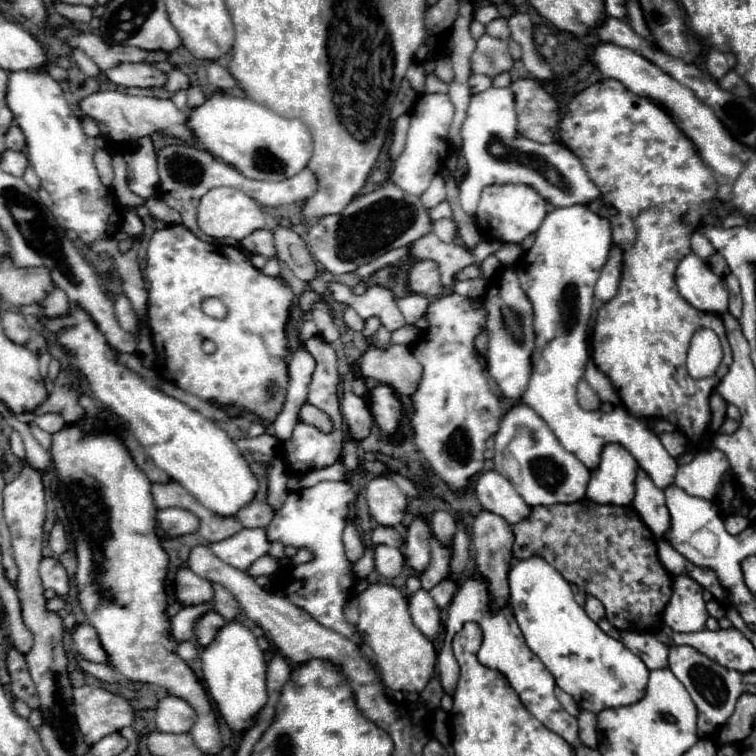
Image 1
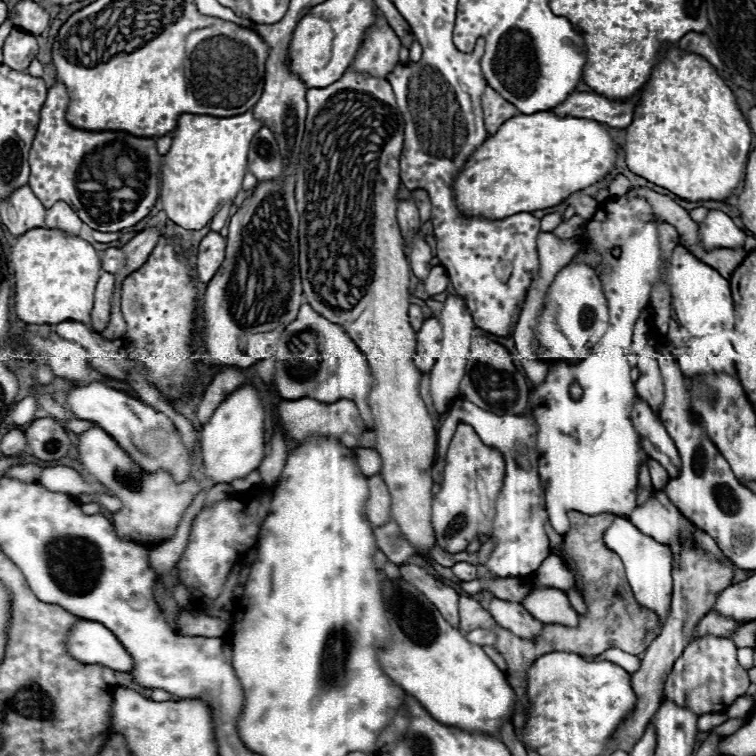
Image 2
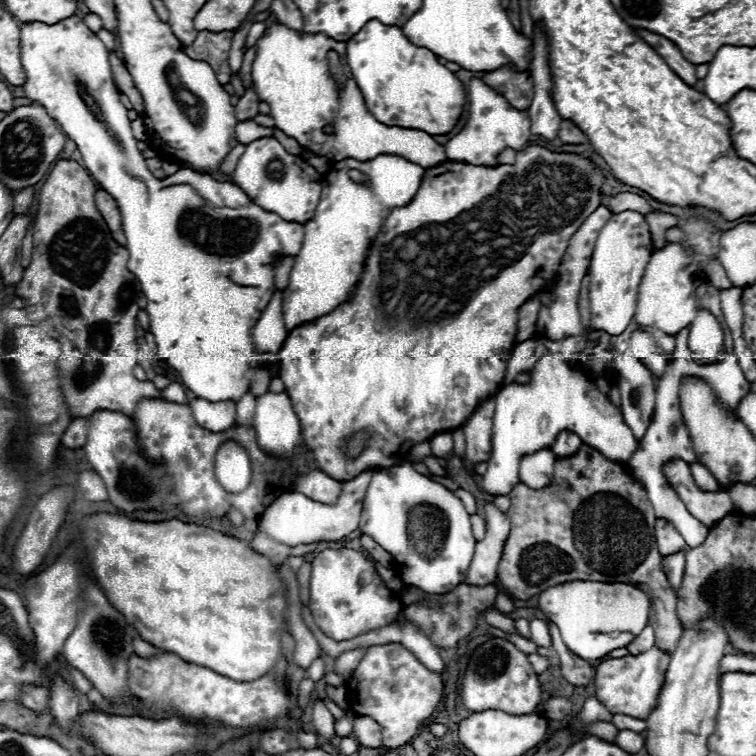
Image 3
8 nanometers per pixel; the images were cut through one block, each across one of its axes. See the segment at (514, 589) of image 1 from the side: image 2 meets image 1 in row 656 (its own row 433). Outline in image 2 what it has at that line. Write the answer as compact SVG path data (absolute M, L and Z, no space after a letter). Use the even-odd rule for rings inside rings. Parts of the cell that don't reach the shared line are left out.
M636 188L606 202L586 224L592 246L596 246L600 264L604 266L600 270L600 282L610 312L608 332L578 364L568 366L554 362L546 380L536 386L532 394L532 410L538 422L538 470L546 490L550 524L558 534L568 532L570 510L628 518L636 508L636 478L640 462L646 462L648 456L630 418L636 388L626 356L632 346L634 324L642 310L648 308L654 284L664 280L672 296L676 318L690 336L706 336L720 328L734 328L734 304L728 280L722 278L718 270L712 270L712 266L704 266L704 262L684 246L676 246L670 258L664 258L658 240L660 224L662 220L654 214L650 202L636 194ZM618 244L622 246L622 256L614 258L610 250ZM572 382L578 382L584 390L580 400L572 400L568 394Z

